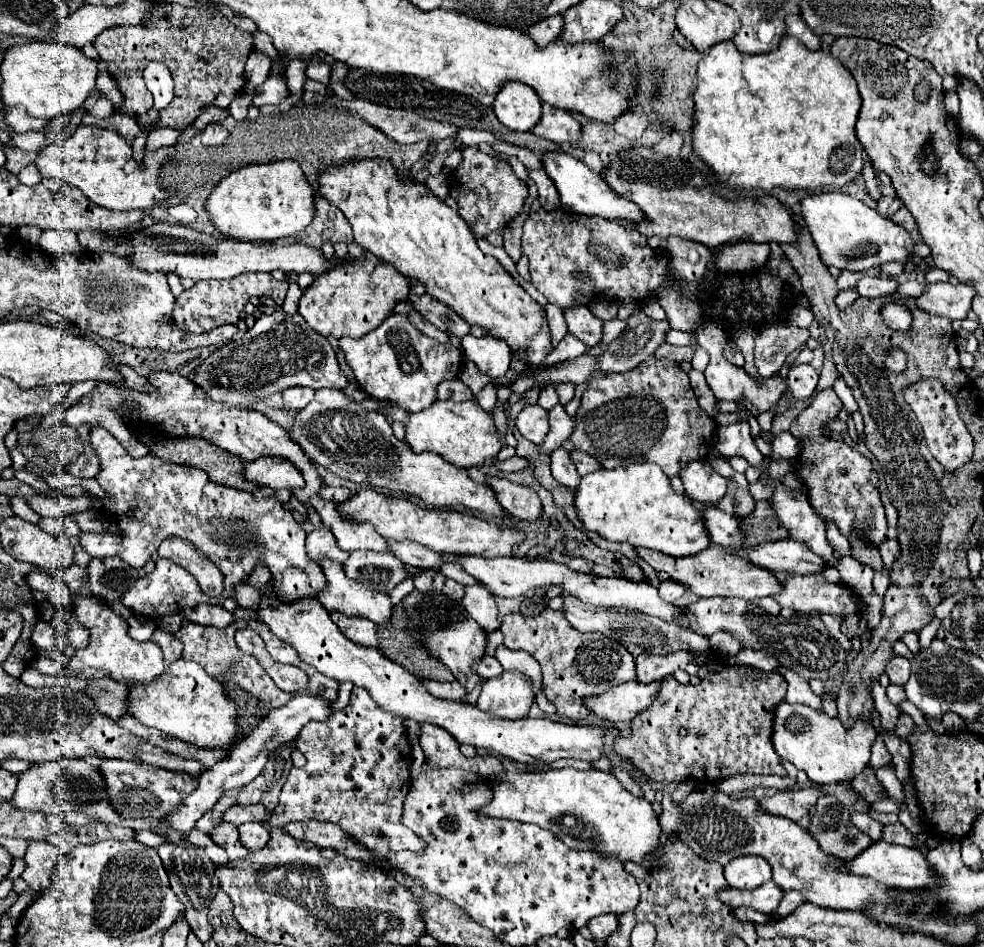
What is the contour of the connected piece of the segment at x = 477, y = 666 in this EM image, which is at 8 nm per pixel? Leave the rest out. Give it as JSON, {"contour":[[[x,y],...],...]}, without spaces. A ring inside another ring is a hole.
{"contour":[[[484,656],[478,662],[474,662],[472,666],[474,666],[474,672],[478,672],[478,676],[484,678],[484,680],[502,674],[502,666],[494,656]]]}

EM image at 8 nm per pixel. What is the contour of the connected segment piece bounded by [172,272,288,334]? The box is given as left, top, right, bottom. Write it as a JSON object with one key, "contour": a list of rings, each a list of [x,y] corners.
{"contour":[[[264,272],[242,274],[230,280],[202,280],[196,282],[190,290],[184,290],[176,298],[172,316],[178,328],[192,334],[204,334],[224,324],[238,324],[238,316],[252,296],[268,296],[276,304],[282,304],[286,292],[288,292],[288,282],[278,282],[272,278],[272,274],[264,274]]]}

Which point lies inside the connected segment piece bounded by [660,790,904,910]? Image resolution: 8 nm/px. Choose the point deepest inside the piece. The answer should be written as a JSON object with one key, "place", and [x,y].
{"place":[720,828]}

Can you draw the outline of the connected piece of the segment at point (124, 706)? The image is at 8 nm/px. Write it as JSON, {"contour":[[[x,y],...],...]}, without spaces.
{"contour":[[[90,680],[90,686],[86,688],[86,694],[94,698],[98,704],[98,710],[102,710],[106,716],[118,720],[128,712],[128,700],[130,692],[124,684],[116,680]]]}

